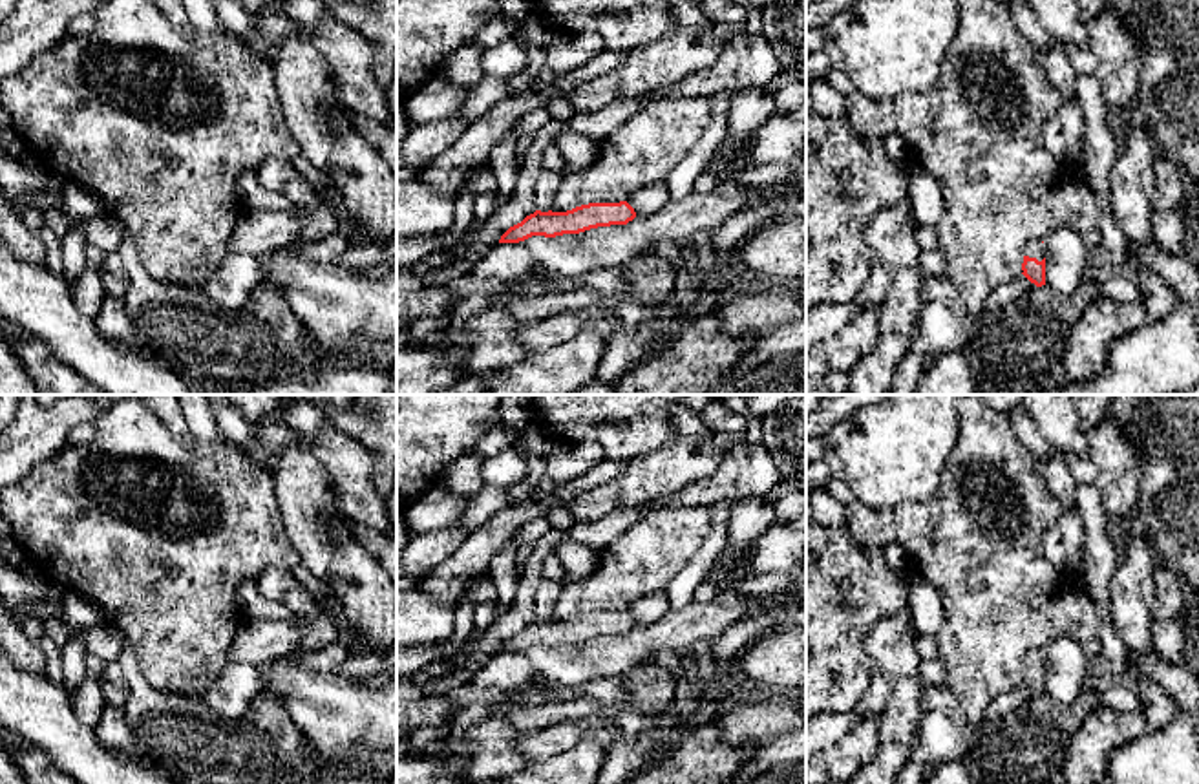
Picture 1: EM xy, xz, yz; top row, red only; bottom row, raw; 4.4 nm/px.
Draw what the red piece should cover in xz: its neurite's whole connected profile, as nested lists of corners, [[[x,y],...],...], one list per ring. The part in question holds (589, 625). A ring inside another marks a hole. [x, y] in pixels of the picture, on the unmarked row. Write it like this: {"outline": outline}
{"outline": [[[627,610],[589,612],[567,621],[541,621],[526,625],[521,632],[510,636],[499,652],[519,652],[532,645],[556,647],[563,643],[579,643],[598,636],[627,634],[636,627]]]}

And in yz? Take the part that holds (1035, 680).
{"outline": [[[1033,649],[1027,652],[1024,660],[1022,683],[1035,693],[1036,696],[1045,694],[1045,662],[1044,652],[1040,649]]]}

